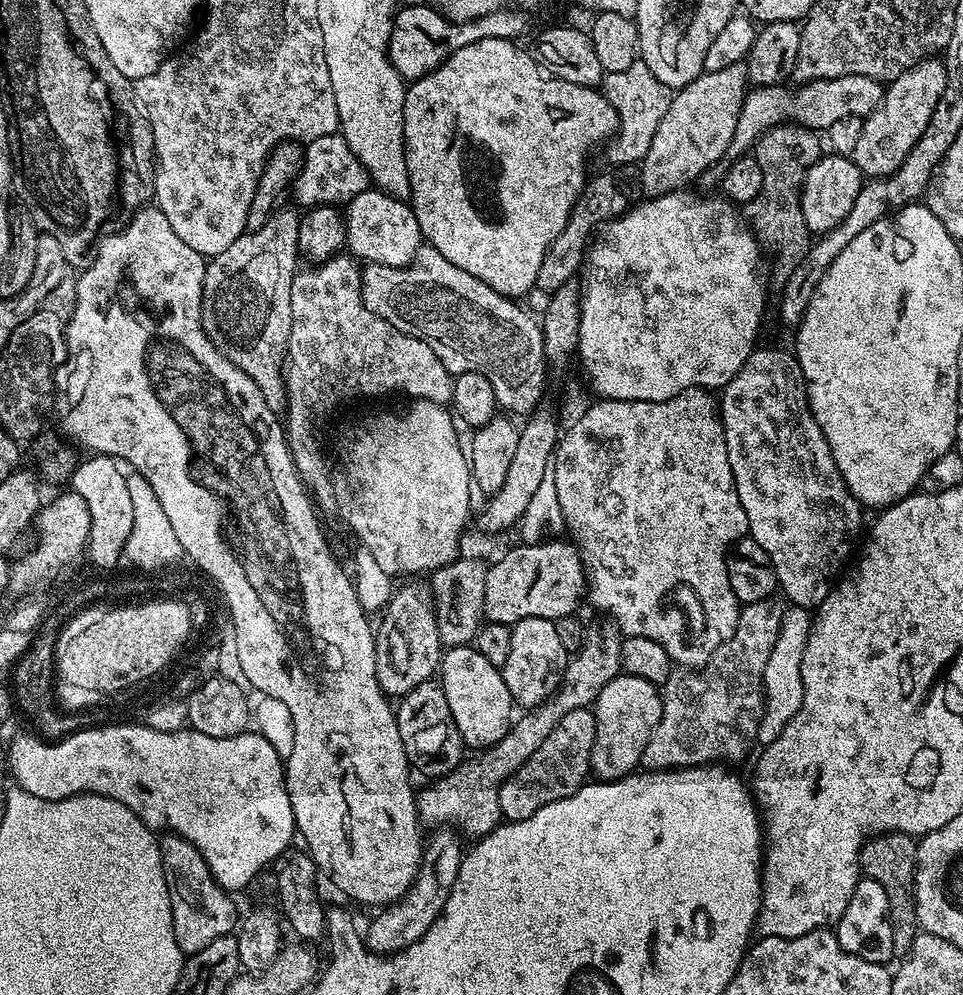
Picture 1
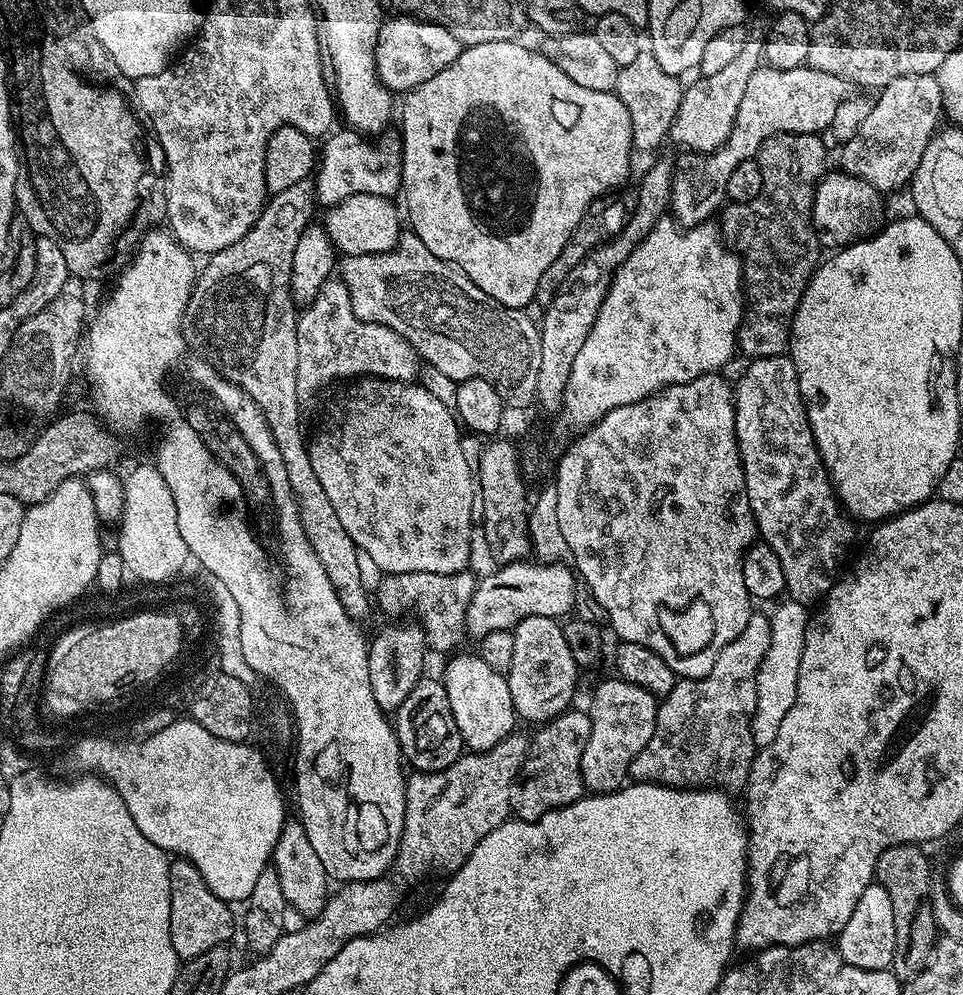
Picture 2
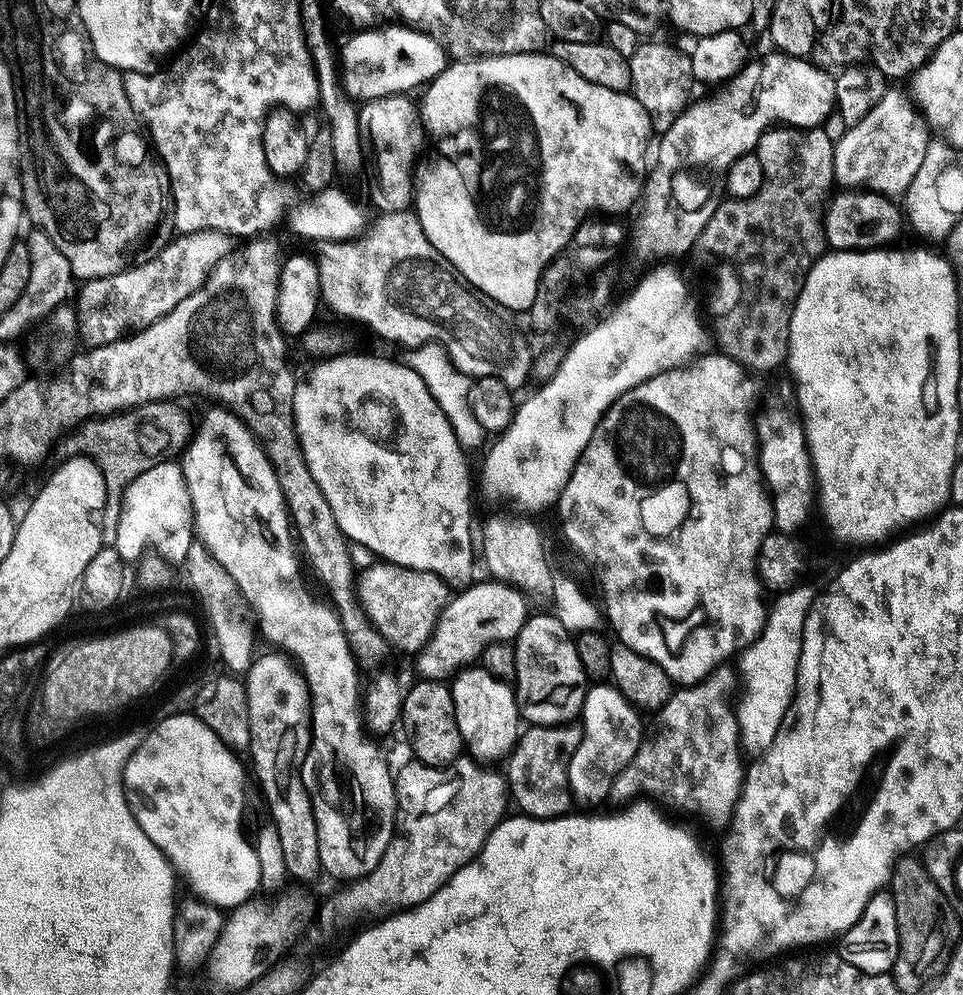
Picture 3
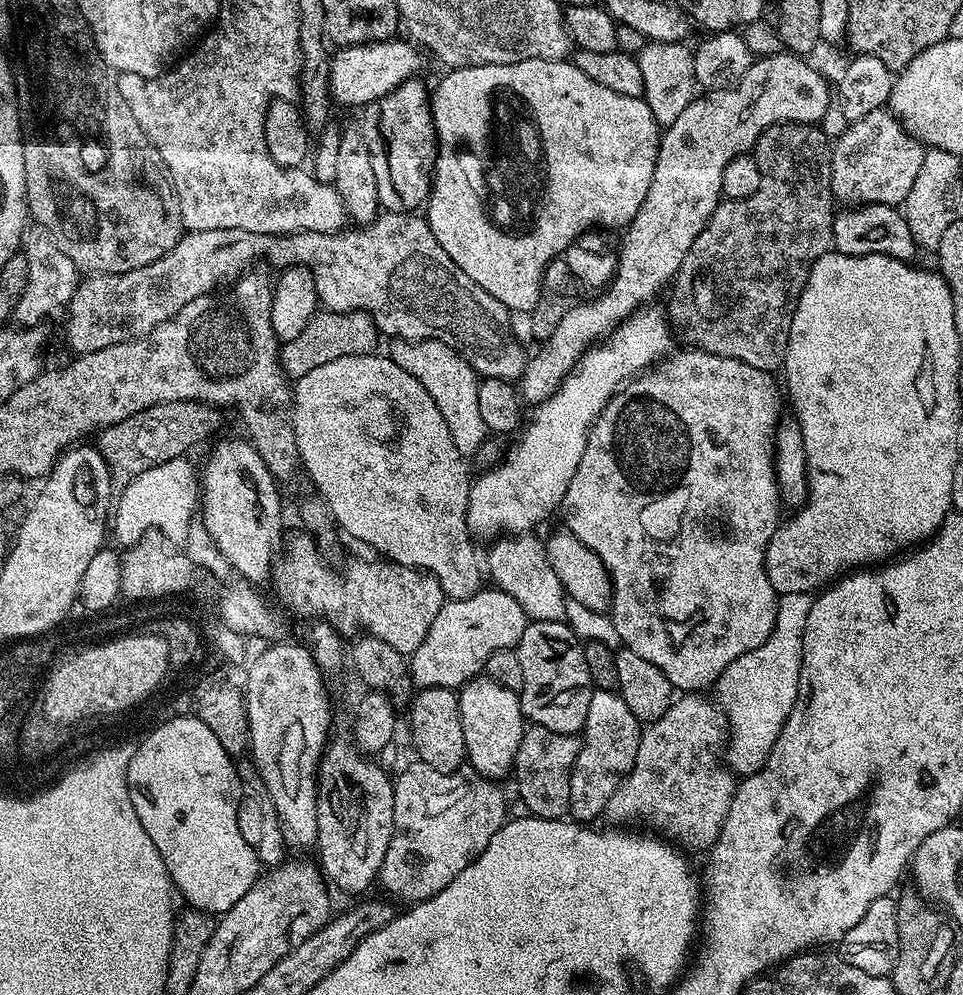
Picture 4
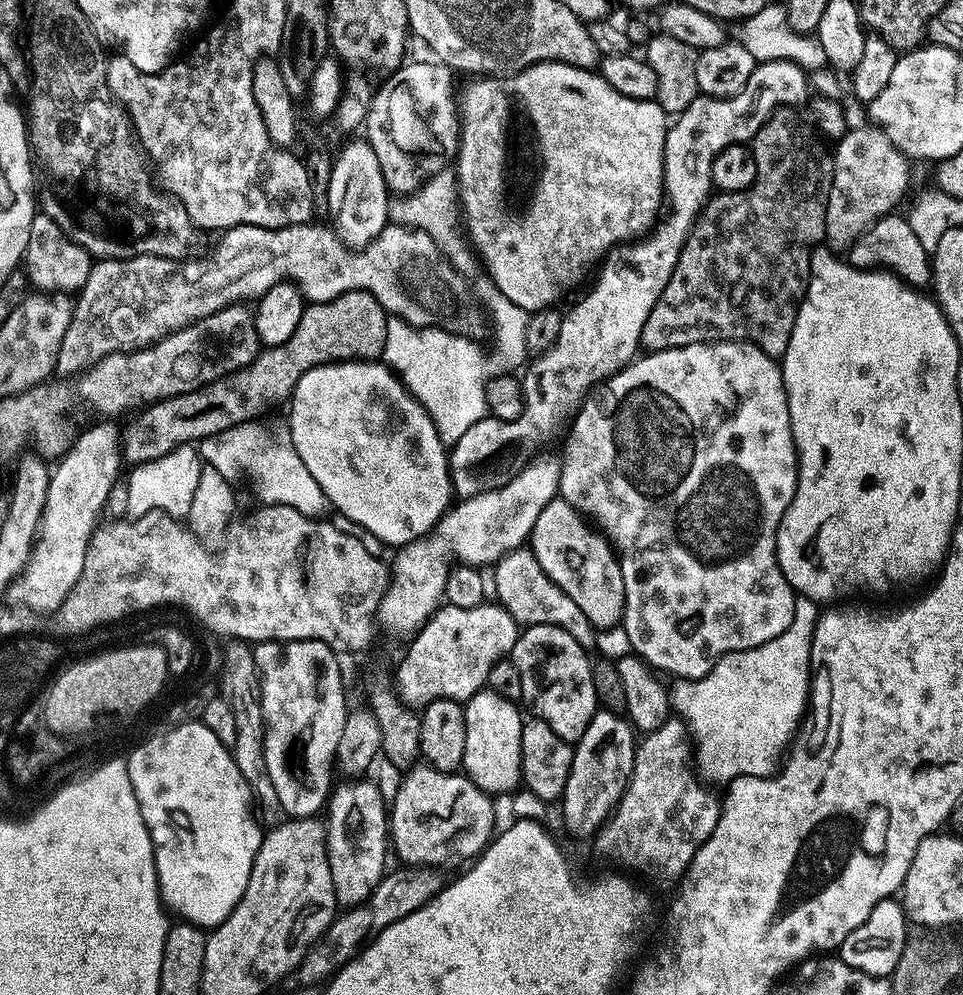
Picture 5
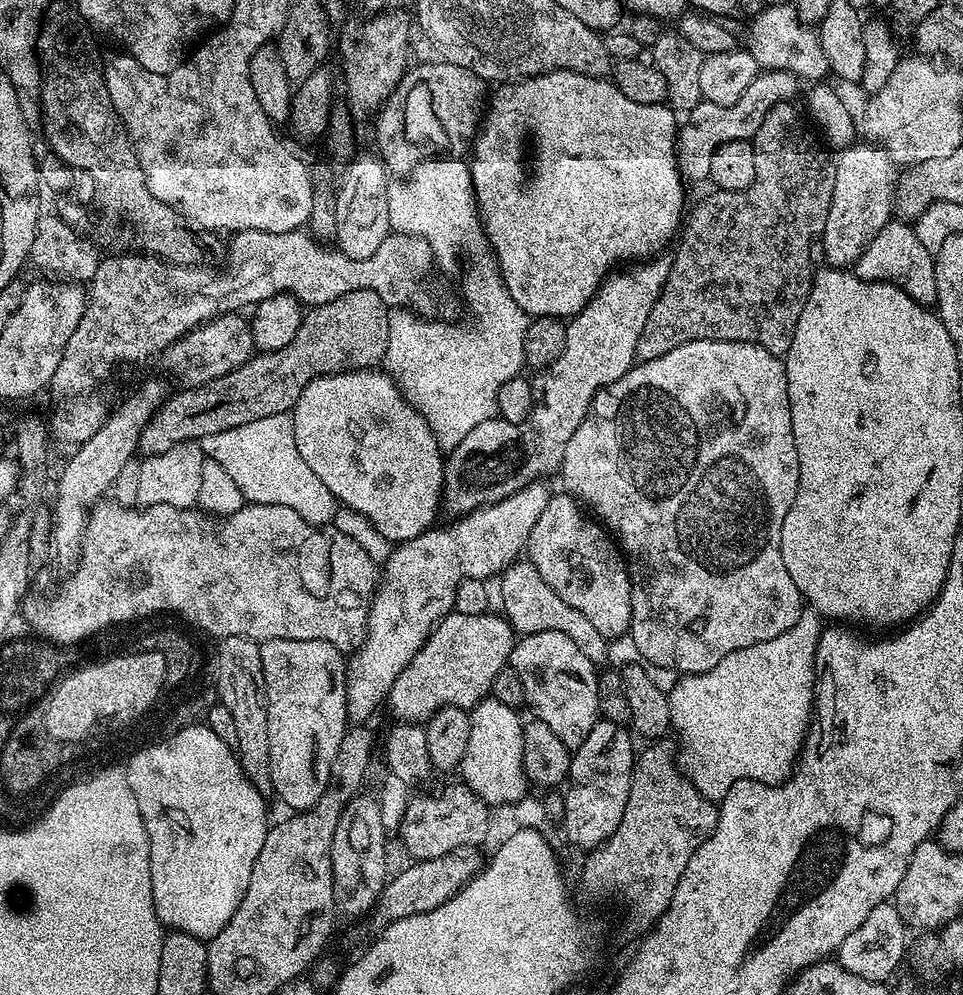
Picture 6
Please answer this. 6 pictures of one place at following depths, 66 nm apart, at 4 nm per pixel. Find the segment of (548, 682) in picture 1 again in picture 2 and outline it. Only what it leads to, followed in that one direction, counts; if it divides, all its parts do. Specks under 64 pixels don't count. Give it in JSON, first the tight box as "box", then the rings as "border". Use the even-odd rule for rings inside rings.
{"box":[506,616,578,722],"border":[[[531,616],[522,618],[514,629],[514,659],[510,661],[510,670],[506,674],[510,698],[514,702],[514,710],[521,721],[536,720],[547,722],[562,712],[569,711],[572,699],[576,696],[576,675],[578,669],[574,662],[574,654],[570,654],[570,646],[566,646],[564,630],[559,619],[550,616]]]}

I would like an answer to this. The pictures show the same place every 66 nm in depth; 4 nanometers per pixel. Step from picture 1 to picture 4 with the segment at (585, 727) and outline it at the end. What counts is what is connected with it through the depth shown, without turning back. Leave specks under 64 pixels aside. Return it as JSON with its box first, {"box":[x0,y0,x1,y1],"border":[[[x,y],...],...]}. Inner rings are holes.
{"box":[511,724,581,820],"border":[[[532,724],[525,727],[522,742],[518,742],[518,754],[512,763],[511,779],[516,779],[516,792],[525,804],[527,811],[543,820],[558,820],[567,817],[570,812],[570,778],[572,767],[580,753],[581,737],[575,732],[555,732]]]}

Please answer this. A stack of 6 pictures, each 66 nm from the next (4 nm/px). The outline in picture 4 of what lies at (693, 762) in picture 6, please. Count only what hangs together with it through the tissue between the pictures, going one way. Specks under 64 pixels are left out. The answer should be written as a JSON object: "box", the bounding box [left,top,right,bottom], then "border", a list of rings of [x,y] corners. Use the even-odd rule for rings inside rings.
{"box":[718,592,811,777],"border":[[[786,592],[776,605],[776,621],[772,632],[754,650],[742,654],[720,675],[718,703],[728,717],[729,737],[726,763],[741,777],[752,775],[767,762],[774,742],[790,714],[798,694],[798,682],[804,657],[806,618],[810,618],[811,592]]]}

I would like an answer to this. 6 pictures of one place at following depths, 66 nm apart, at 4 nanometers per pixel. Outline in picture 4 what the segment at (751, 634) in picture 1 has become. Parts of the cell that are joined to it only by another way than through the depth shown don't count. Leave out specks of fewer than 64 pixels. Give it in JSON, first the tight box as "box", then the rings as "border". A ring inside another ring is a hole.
{"box":[604,695,738,850],"border":[[[677,695],[670,710],[641,731],[634,766],[625,774],[618,790],[610,794],[610,802],[604,807],[605,821],[628,826],[631,820],[645,816],[657,833],[665,832],[660,834],[685,849],[708,850],[716,843],[738,780],[727,763],[722,762],[730,735],[728,717],[719,703],[707,704],[702,697]]]}

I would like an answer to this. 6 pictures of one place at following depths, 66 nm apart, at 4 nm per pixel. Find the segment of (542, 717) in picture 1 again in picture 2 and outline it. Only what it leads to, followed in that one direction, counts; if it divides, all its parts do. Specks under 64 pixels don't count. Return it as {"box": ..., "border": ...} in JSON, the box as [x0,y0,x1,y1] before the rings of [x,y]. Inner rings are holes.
{"box":[394,730,529,884],"border":[[[513,730],[508,737],[498,746],[494,746],[485,752],[465,751],[446,770],[441,772],[417,772],[413,771],[407,777],[404,789],[406,790],[406,810],[404,811],[404,829],[400,845],[396,851],[396,863],[394,873],[404,884],[416,884],[419,880],[427,878],[431,872],[444,872],[451,874],[457,872],[470,858],[474,846],[490,834],[504,821],[509,819],[512,807],[510,806],[510,790],[520,773],[520,767],[524,765],[524,759],[528,757],[529,733]]]}

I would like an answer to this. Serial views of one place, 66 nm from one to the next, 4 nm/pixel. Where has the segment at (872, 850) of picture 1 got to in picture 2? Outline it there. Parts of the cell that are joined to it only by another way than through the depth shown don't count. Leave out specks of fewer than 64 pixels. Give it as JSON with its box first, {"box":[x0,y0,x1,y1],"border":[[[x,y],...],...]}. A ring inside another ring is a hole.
{"box":[875,844,938,978],"border":[[[899,844],[882,850],[876,863],[875,883],[883,886],[890,894],[894,905],[894,934],[896,949],[892,959],[891,971],[901,978],[918,975],[933,955],[938,939],[936,919],[932,913],[930,897],[932,889],[932,868],[928,856],[919,844]]]}

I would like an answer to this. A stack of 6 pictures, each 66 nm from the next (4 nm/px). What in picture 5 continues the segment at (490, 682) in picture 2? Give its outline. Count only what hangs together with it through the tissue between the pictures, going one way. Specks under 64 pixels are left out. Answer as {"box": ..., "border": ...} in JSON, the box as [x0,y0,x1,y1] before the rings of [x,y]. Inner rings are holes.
{"box":[462,690,525,792],"border":[[[487,690],[475,692],[464,704],[466,718],[466,754],[462,765],[463,775],[469,776],[483,792],[512,792],[521,787],[522,726],[525,717],[515,703],[502,694]]]}

